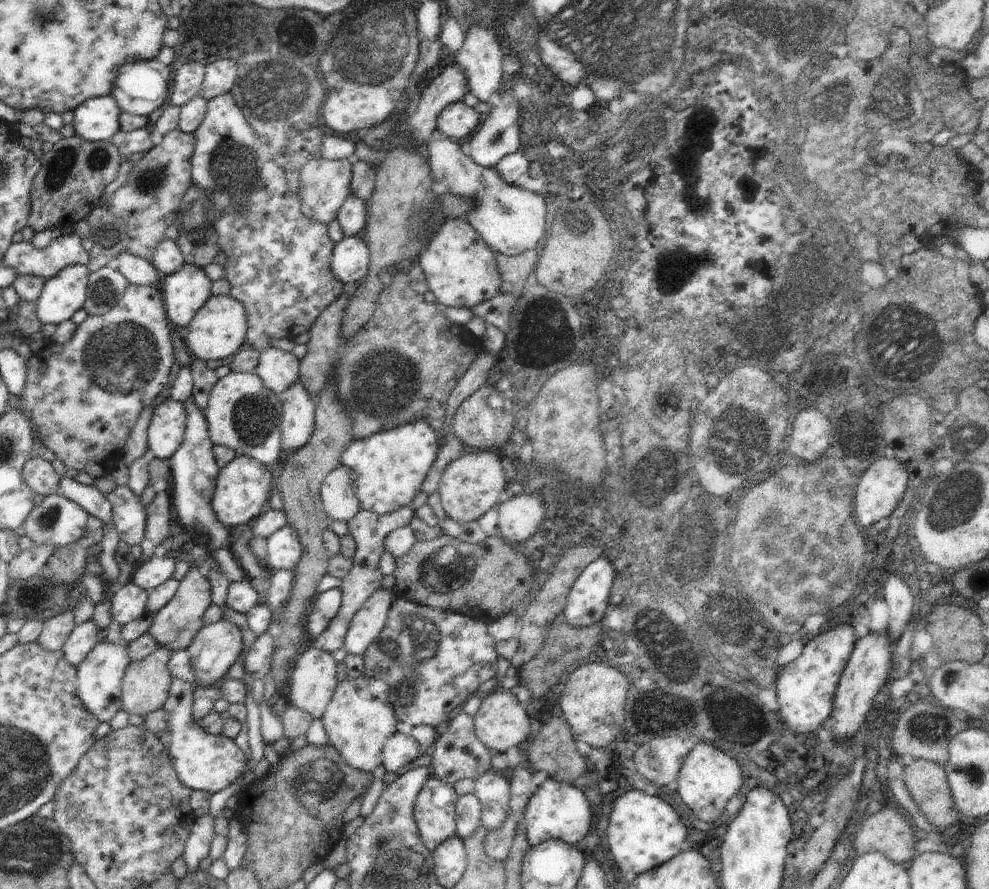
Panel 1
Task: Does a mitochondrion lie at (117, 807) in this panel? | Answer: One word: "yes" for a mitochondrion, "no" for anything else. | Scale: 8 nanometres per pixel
no

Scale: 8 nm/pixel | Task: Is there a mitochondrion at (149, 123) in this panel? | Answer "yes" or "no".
no

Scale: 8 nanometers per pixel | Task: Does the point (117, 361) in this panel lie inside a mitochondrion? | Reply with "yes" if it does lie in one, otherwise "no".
yes

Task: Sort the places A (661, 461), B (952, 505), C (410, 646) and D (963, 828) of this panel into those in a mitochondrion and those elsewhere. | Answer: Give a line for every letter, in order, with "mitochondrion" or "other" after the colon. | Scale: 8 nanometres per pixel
A: mitochondrion
B: mitochondrion
C: mitochondrion
D: other

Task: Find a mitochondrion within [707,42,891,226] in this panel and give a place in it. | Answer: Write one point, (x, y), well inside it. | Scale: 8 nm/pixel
(864, 79)

